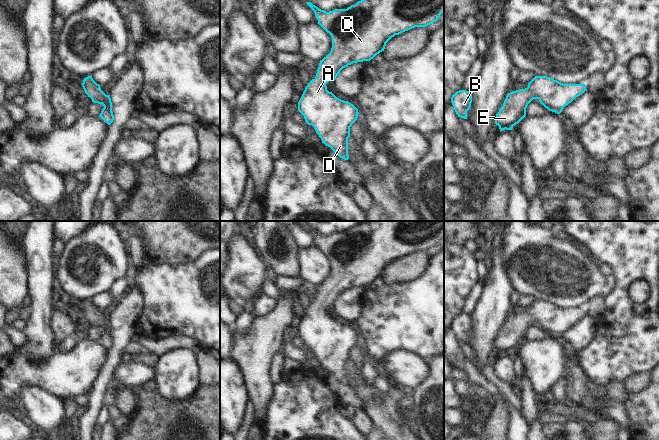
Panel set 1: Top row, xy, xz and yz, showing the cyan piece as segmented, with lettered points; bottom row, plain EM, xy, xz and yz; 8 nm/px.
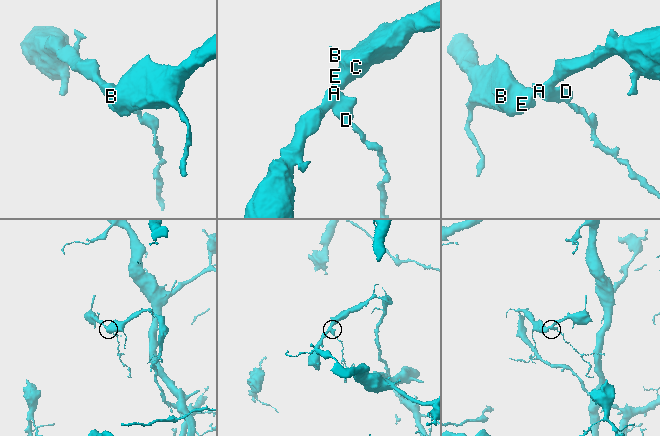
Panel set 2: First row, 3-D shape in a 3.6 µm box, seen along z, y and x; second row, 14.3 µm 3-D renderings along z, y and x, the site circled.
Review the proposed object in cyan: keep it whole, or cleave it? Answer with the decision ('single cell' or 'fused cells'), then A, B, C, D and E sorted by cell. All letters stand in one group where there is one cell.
single cell | A B C D E

